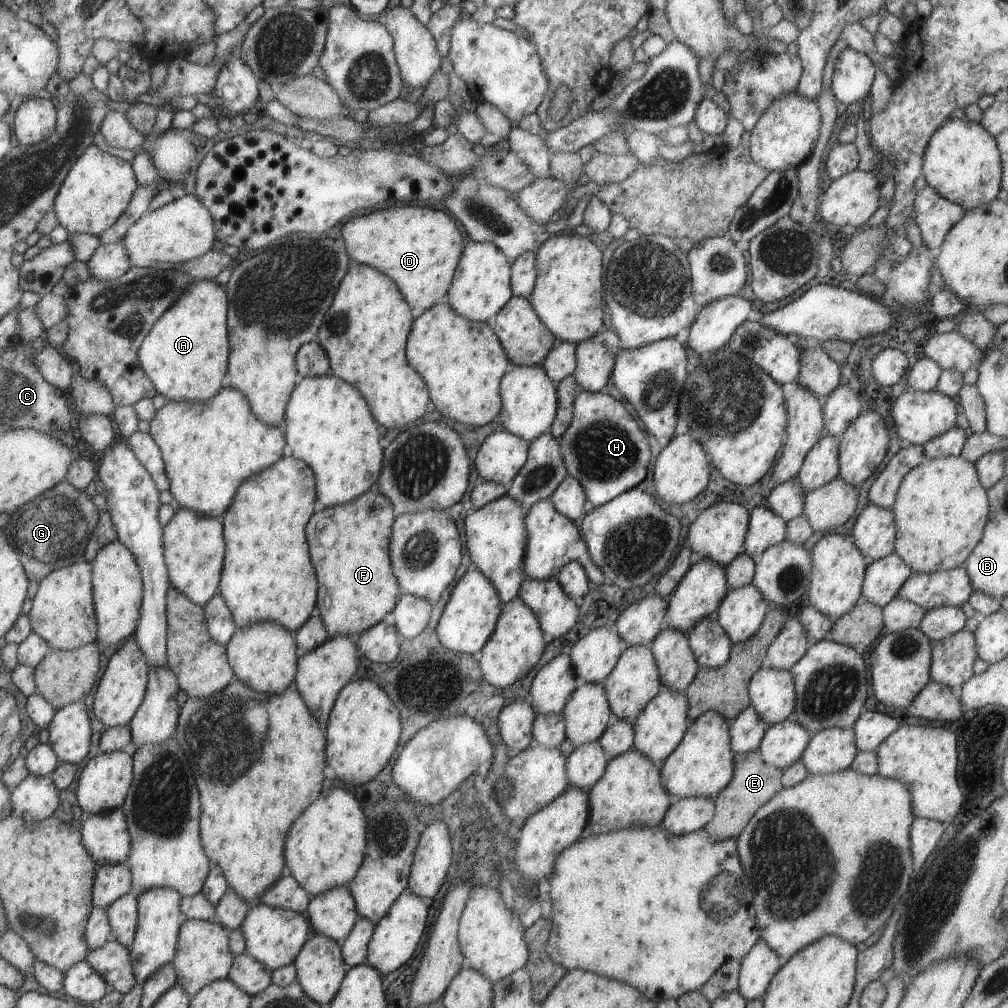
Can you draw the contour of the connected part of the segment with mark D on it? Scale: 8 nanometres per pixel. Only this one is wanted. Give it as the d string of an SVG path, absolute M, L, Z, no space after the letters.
M389 206L375 210L367 216L355 216L343 224L341 234L348 258L387 276L403 296L413 318L445 299L463 250L463 238L452 216L429 206Z

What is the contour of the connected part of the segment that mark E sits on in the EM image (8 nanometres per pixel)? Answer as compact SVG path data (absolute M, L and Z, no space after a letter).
M758 750L753 752L735 753L733 756L733 777L713 799L714 816L704 826L708 837L714 841L737 839L751 816L766 804L782 789L780 777L782 770L777 770L763 762Z

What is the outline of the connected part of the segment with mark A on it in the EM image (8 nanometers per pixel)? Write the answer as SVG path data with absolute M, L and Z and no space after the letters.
M197 280L153 324L139 346L139 365L155 388L169 402L205 402L225 384L229 358L224 287L211 280Z

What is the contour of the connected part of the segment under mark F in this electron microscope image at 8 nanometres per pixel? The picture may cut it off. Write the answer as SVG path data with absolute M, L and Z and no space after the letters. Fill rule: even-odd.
M376 488L363 492L363 495L347 504L324 507L309 518L305 534L319 584L316 609L329 637L339 634L355 638L361 631L377 624L395 607L401 591L393 577L390 556L387 554L391 522L391 502L383 498ZM323 534L335 534L327 536L327 540L335 538L335 542L331 546L323 546Z

